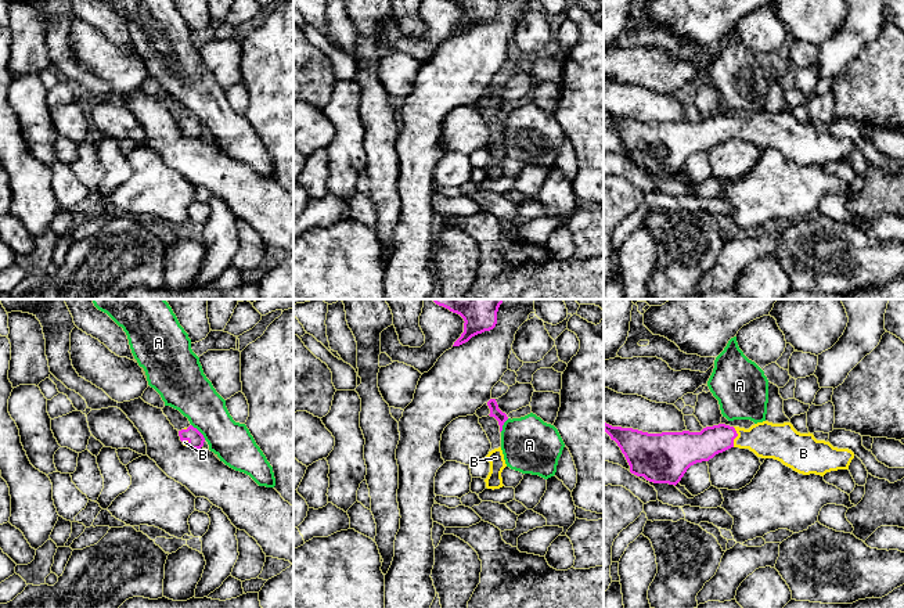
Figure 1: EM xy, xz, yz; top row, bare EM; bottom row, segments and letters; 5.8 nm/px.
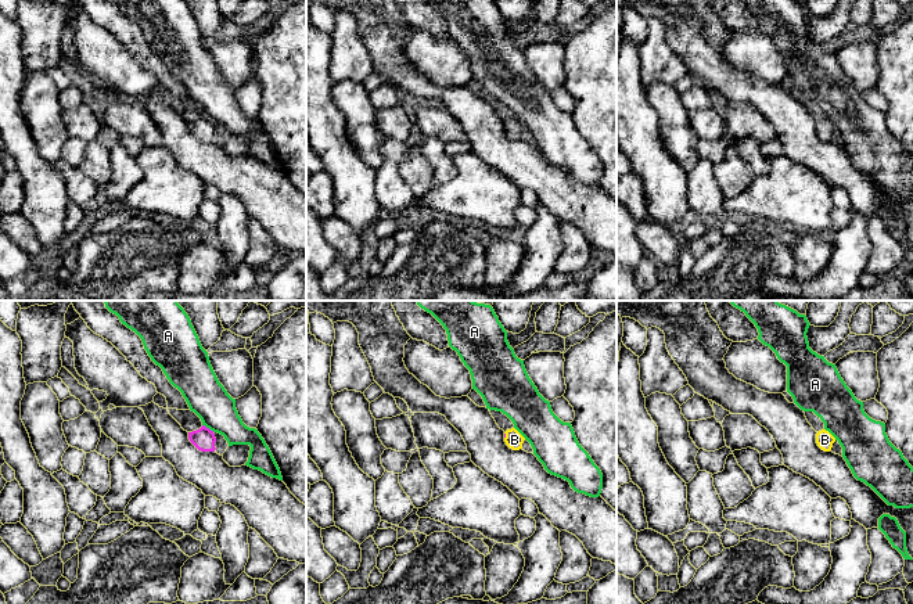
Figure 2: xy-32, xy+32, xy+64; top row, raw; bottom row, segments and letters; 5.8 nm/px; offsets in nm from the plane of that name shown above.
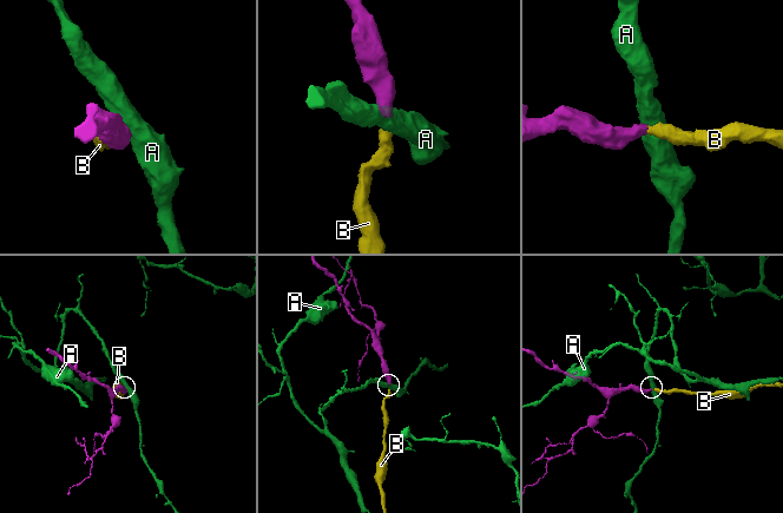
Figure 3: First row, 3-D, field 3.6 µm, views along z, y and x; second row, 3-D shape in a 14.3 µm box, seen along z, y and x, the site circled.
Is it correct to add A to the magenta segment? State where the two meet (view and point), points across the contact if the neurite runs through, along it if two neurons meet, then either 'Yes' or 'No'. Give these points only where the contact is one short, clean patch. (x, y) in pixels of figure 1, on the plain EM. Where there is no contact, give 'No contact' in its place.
Touches magenta at xy (200, 122). Boundary: xy (191, 114), (205, 129). No

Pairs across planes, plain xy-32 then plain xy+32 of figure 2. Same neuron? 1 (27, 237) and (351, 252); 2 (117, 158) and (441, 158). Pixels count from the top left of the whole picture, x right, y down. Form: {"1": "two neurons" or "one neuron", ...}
{"1": "one neuron", "2": "one neuron"}

